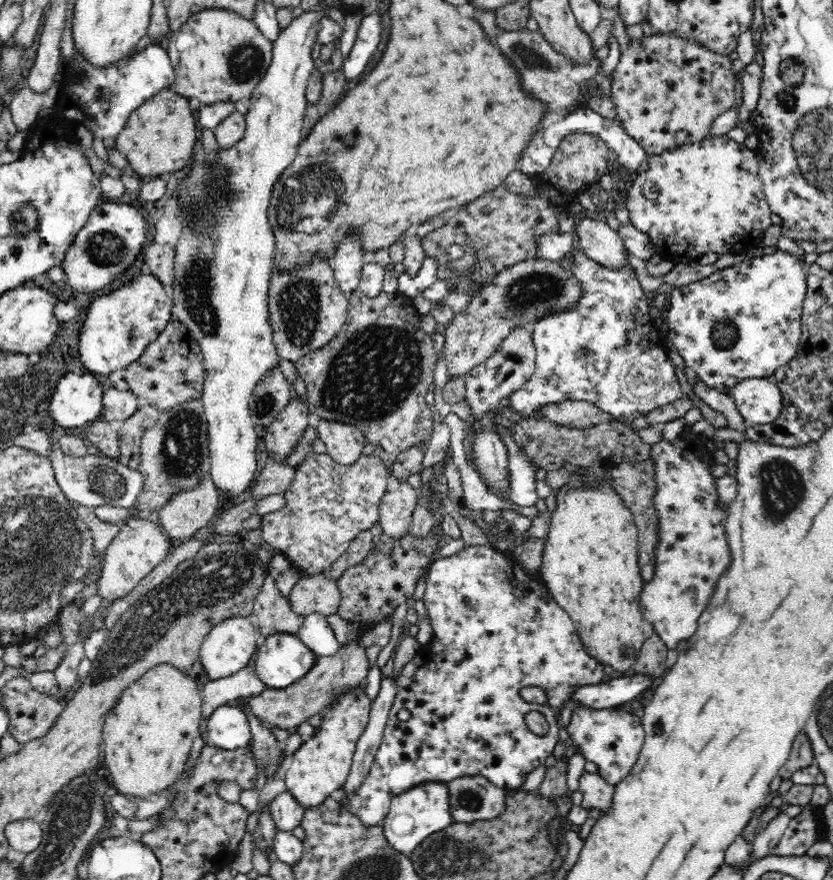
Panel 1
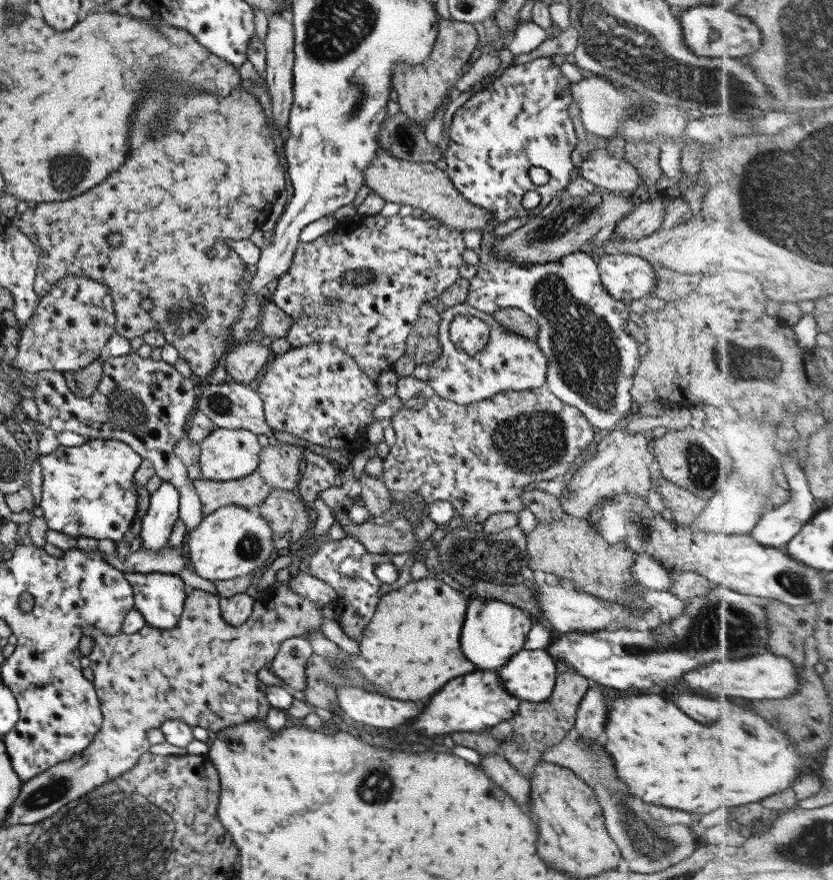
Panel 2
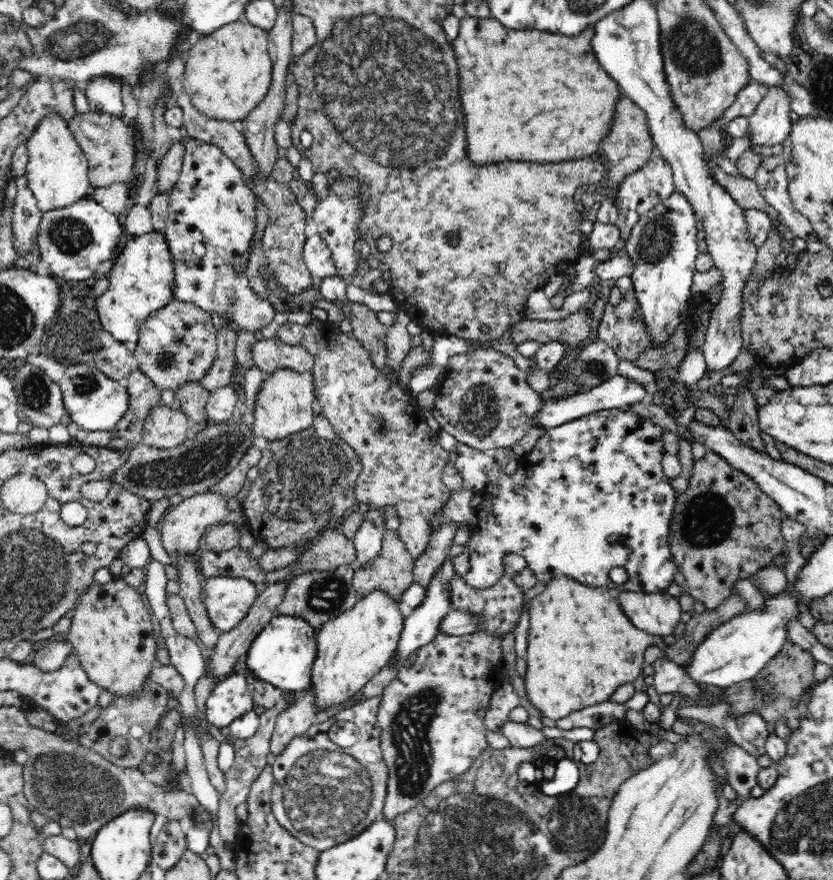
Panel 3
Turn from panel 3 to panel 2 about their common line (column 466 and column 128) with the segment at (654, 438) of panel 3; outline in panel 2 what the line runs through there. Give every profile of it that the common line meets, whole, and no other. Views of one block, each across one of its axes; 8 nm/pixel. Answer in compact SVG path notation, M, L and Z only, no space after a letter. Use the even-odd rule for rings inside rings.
M90 439L88 442L85 442L84 444L81 444L80 446L75 446L75 447L67 447L67 446L58 445L58 447L54 451L52 451L51 454L46 454L46 455L40 454L40 456L38 457L38 460L39 460L40 466L42 467L42 474L44 477L44 481L42 482L42 490L43 491L42 491L42 500L40 501L40 507L44 511L43 517L44 517L44 520L45 520L46 525L48 526L49 530L61 532L61 533L67 534L68 536L74 536L74 538L76 538L76 539L79 537L86 537L86 538L95 538L96 540L102 540L102 538L104 538L104 540L112 540L112 541L114 541L114 544L116 544L116 550L117 550L117 554L115 553L112 555L117 555L119 558L124 558L125 556L128 556L130 553L129 544L126 541L124 541L124 534L126 534L126 532L128 532L128 528L130 528L130 525L133 523L133 519L135 518L135 516L137 514L138 496L137 496L137 492L135 491L135 488L132 487L132 479L134 479L135 472L138 470L138 467L140 466L142 459L143 458L133 448L130 448L125 442L120 442L117 440L104 440L104 439ZM134 571L132 573L125 573L125 577L130 586L132 586L135 609L142 613L148 625L162 630L176 626L180 615L183 613L183 606L187 597L185 584L180 575Z

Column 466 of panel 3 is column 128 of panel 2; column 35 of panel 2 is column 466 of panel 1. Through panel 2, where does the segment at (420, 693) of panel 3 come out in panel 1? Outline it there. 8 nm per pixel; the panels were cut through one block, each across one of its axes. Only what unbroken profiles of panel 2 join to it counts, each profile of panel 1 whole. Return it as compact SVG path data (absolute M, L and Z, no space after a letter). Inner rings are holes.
M464 776L450 780L446 785L448 785L448 793L450 793L450 811L455 822L472 823L491 820L505 812L505 789L498 788L483 776Z

